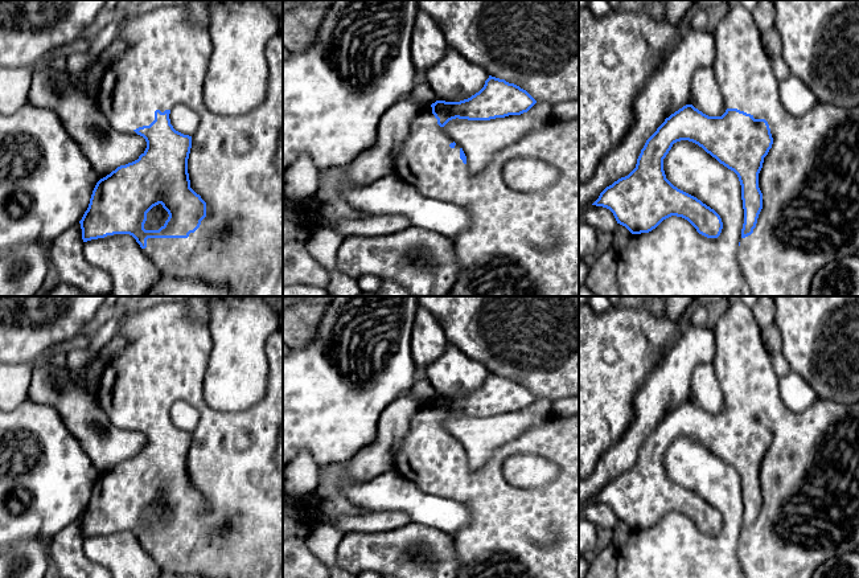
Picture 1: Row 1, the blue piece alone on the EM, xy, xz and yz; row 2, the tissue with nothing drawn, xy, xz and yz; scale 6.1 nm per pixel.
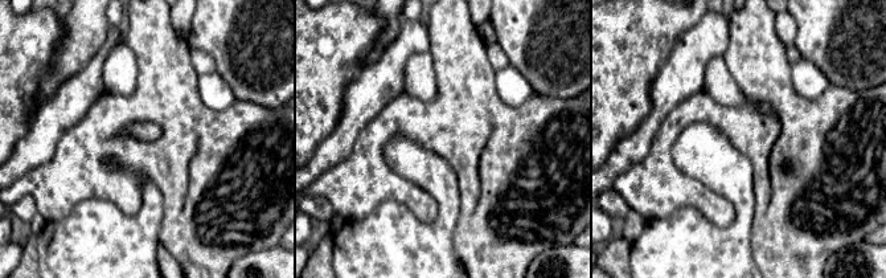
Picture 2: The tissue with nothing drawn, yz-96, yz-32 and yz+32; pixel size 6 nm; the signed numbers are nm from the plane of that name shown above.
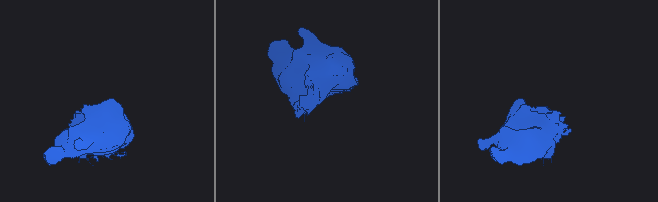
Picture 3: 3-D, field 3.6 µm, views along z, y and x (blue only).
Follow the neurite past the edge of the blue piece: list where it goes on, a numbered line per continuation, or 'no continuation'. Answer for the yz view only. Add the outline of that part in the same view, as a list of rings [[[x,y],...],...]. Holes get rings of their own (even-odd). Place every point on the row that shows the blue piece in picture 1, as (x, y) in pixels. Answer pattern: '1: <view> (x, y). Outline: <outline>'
1: yz (809, 180). Outline: [[[741,4],[728,8],[715,30],[715,61],[712,70],[724,106],[765,119],[773,138],[759,173],[763,209],[753,233],[740,239],[739,265],[753,296],[810,296],[815,272],[839,257],[855,255],[859,249],[859,106],[842,108],[818,102],[803,116],[789,114],[780,99],[780,81],[773,74],[772,58],[763,46],[751,11]]]

